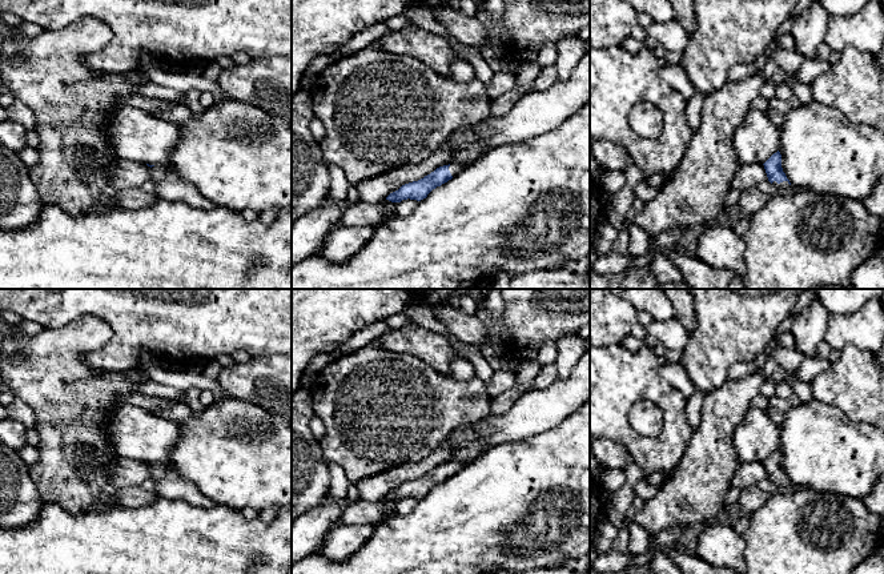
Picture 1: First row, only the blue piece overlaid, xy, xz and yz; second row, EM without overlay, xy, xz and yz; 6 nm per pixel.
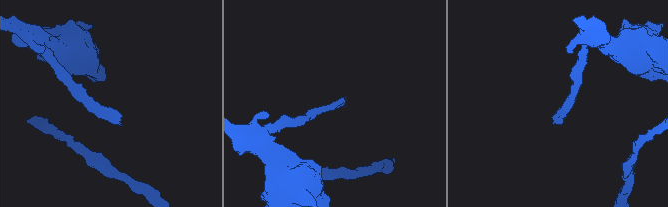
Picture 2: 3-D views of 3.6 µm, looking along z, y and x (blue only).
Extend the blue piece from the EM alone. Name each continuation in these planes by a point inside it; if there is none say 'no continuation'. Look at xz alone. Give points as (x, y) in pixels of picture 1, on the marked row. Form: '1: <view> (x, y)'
1: xz (454, 169)

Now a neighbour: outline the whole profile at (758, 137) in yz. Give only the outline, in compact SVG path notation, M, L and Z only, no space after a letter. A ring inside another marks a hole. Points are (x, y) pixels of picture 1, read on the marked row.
M751 109L735 132L734 146L742 164L764 164L779 145L780 129L767 112Z

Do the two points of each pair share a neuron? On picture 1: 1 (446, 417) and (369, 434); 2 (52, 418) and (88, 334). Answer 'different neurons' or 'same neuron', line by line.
1: same neuron
2: same neuron

